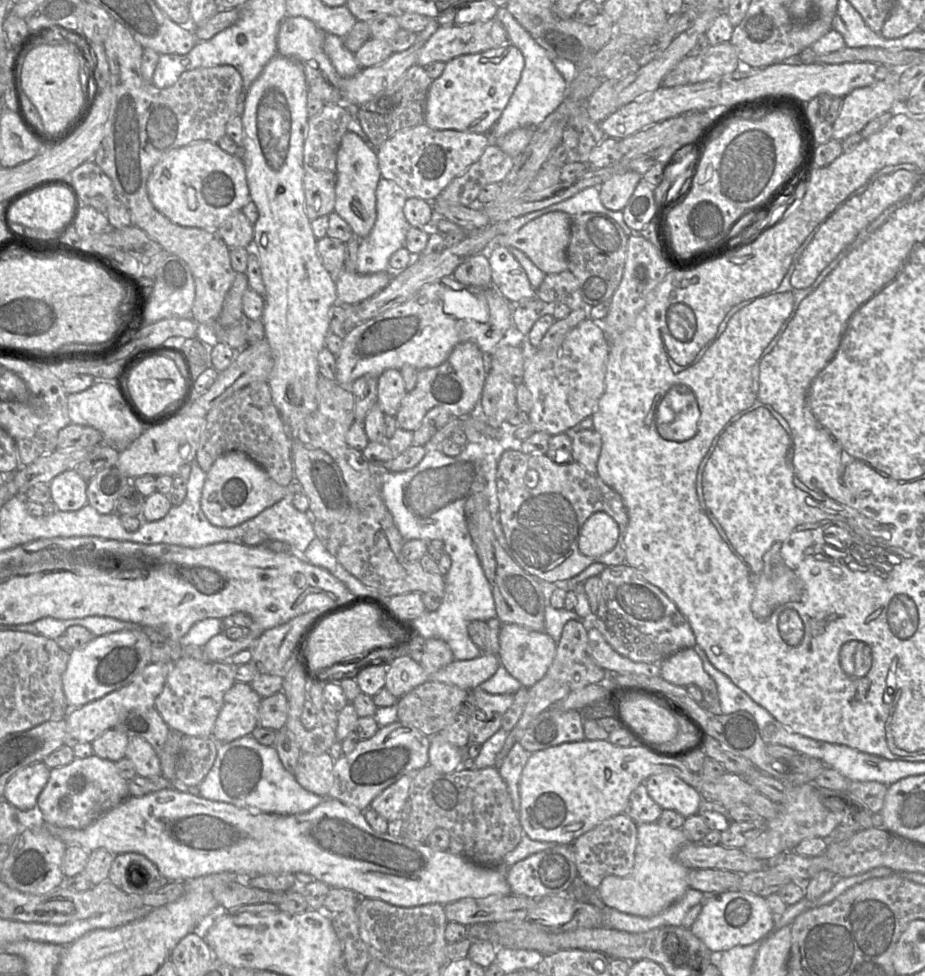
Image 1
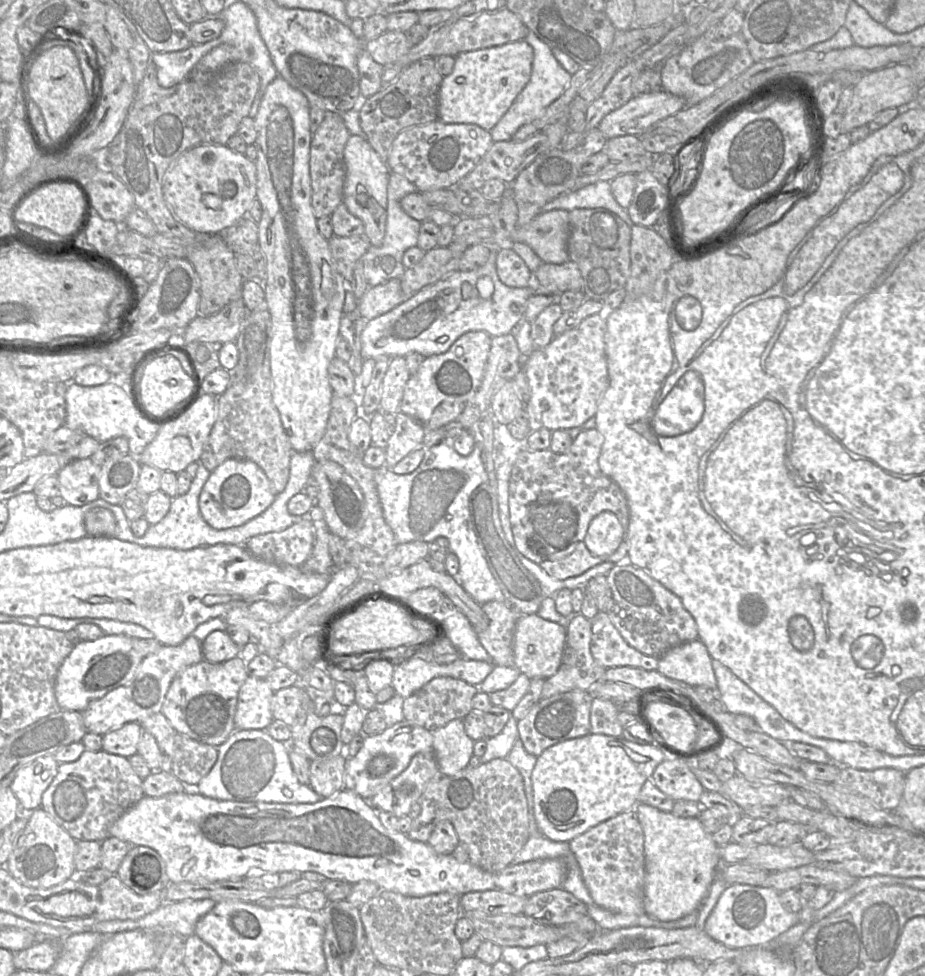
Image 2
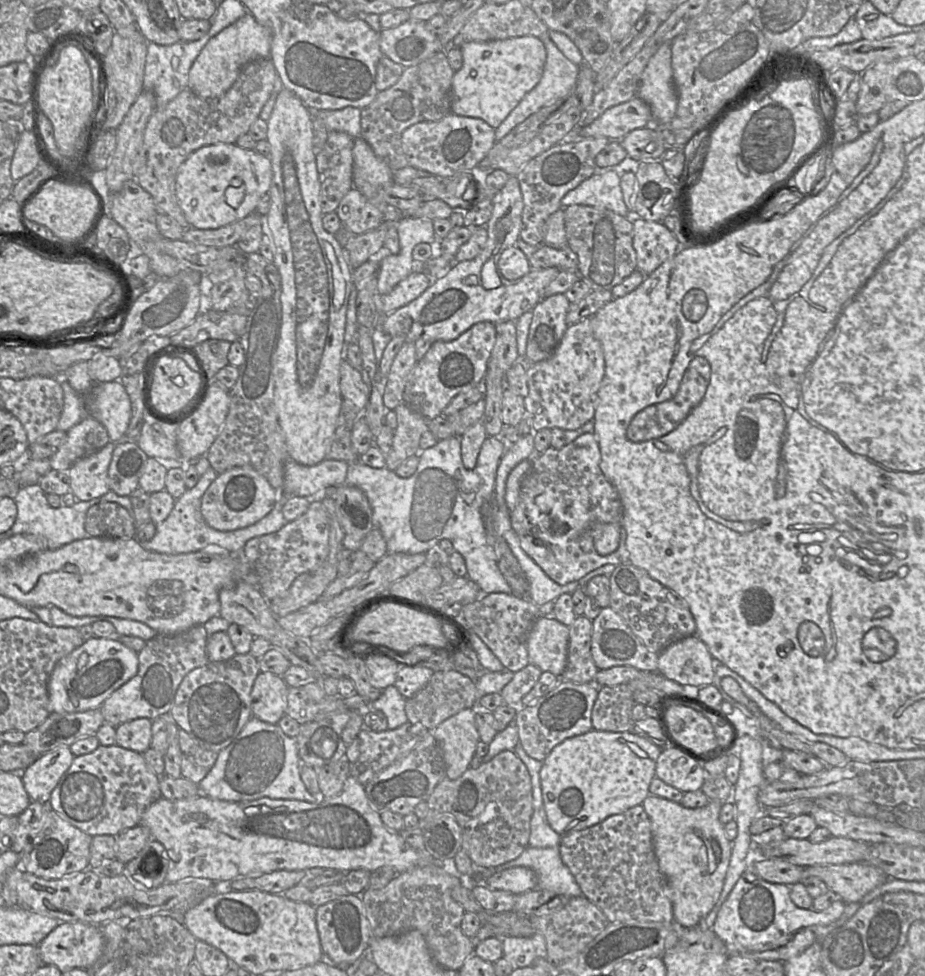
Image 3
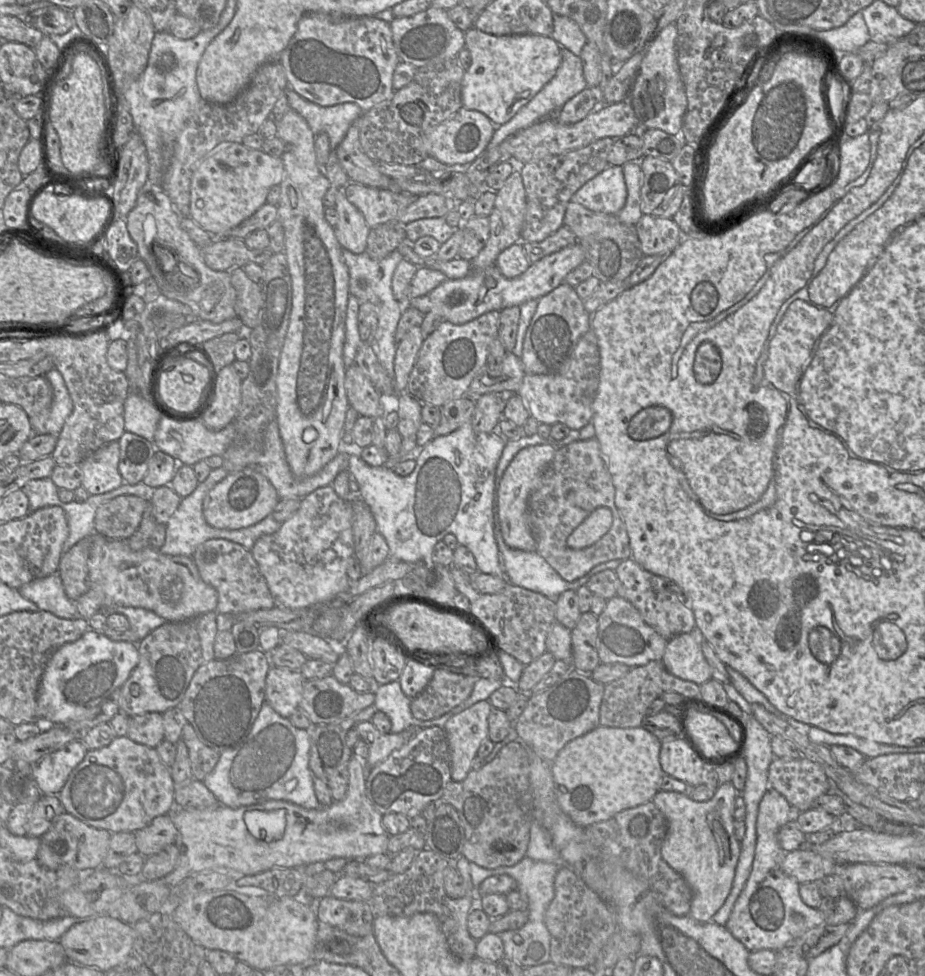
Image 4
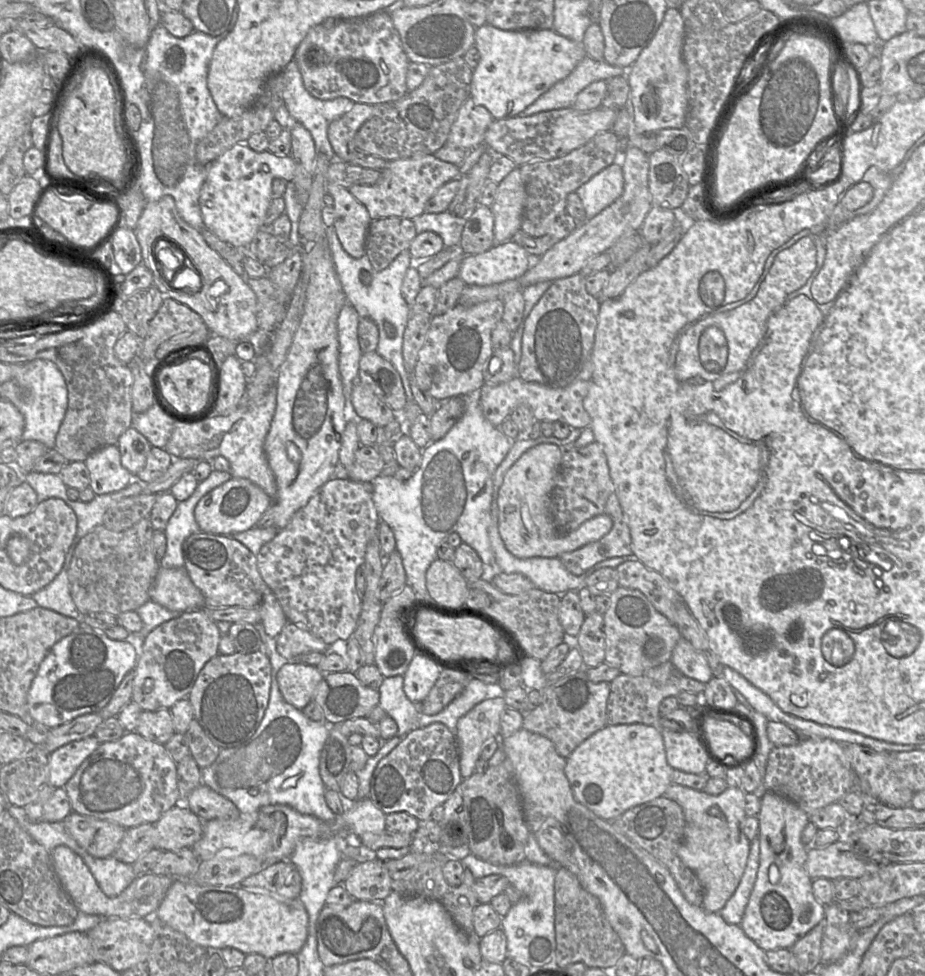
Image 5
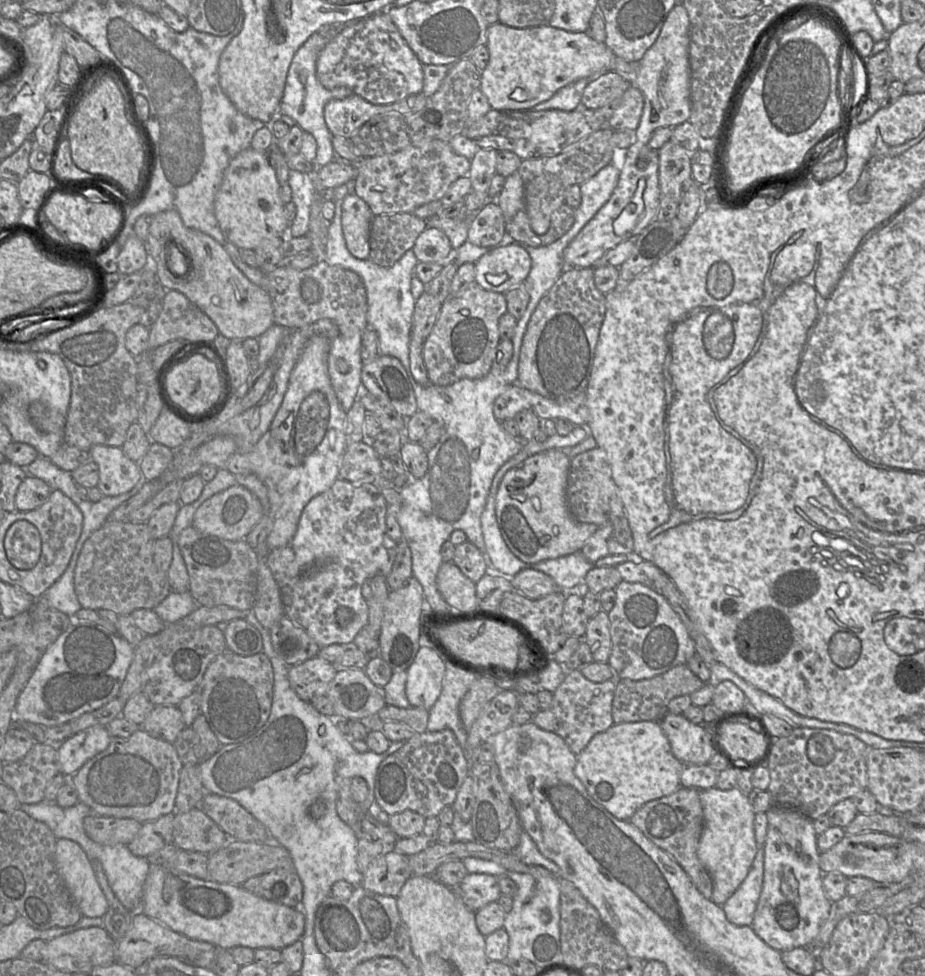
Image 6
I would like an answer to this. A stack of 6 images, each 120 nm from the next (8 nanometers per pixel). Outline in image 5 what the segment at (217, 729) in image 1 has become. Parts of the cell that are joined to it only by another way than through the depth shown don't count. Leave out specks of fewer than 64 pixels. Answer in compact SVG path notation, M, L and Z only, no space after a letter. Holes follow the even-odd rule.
M284 662L277 672L277 682L283 699L301 710L313 700L323 676L316 666Z

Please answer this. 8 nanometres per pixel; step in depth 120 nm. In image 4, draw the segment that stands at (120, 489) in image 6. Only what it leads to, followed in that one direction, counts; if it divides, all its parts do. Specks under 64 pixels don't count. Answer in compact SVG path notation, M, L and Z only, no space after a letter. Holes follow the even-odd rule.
M112 441L91 453L80 463L82 487L90 495L110 492L124 483L118 469L119 454L118 441Z

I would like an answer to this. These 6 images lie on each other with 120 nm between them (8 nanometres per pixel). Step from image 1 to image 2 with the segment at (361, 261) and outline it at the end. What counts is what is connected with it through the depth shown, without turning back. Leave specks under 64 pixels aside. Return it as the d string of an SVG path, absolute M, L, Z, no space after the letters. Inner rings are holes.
M391 173L387 187L387 220L386 231L381 246L371 245L361 260L364 265L364 274L371 287L386 283L387 281L400 279L405 272L402 258L405 251L417 246L421 222L411 218L401 207L401 199L412 192L416 192L416 186L406 177L397 173Z

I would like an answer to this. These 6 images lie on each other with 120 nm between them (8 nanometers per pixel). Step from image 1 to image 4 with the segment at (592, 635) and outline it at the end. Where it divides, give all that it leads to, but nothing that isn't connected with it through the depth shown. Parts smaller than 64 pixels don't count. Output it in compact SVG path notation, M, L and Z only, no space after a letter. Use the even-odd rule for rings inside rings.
M614 596L598 616L598 655L603 664L622 663L630 668L661 661L668 640L645 623L639 611L626 599Z

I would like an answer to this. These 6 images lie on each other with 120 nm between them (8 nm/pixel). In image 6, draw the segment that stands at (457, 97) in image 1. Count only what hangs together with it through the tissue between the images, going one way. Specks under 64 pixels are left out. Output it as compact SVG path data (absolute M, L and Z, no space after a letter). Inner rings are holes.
M497 22L487 29L486 47L489 61L481 71L480 90L492 109L500 111L530 110L550 99L559 89L582 78L616 72L633 77L638 62L628 62L585 32L568 32L542 25L513 28Z

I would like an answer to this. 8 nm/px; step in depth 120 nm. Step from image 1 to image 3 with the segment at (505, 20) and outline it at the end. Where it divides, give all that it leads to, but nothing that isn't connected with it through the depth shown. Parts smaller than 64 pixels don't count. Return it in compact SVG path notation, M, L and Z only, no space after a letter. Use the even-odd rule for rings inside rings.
M548 33L542 34L540 36L540 40L543 42L547 52L542 78L539 83L522 98L518 105L509 113L506 119L495 129L496 141L501 140L515 126L522 123L525 119L539 111L542 107L548 106L556 100L574 93L579 74L579 66L563 55L563 53L550 39Z

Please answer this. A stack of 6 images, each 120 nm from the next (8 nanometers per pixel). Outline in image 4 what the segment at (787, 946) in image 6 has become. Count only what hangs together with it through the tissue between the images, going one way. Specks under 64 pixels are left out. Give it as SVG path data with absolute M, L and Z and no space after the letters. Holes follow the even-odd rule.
M769 787L758 808L756 848L751 873L725 925L749 952L780 950L816 926L850 923L859 911L847 896L836 899L836 907L829 916L824 916L820 910L807 906L801 900L800 883L781 868L787 852L780 846L777 834L789 821L795 821L793 807L779 792Z

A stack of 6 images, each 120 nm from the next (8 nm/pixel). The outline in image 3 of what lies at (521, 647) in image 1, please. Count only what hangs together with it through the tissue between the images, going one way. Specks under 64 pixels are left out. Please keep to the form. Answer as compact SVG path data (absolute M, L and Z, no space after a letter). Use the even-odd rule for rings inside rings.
M540 616L528 636L529 664L560 677L567 663L569 627L552 616Z

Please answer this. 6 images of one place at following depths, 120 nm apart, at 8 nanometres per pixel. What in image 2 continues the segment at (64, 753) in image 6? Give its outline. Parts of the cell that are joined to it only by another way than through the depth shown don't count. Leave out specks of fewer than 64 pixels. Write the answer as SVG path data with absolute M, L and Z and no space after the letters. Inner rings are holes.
M46 755L22 767L10 784L21 809L26 812L41 807L42 795L58 772L54 755Z

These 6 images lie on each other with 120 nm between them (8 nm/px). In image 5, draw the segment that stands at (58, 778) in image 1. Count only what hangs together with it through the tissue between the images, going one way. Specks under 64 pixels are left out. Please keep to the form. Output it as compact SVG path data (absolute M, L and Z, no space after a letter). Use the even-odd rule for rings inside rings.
M134 730L126 732L118 740L100 744L82 762L64 789L72 811L80 815L114 822L126 829L141 824L155 824L164 813L178 805L177 763L169 756L164 745L150 741Z

